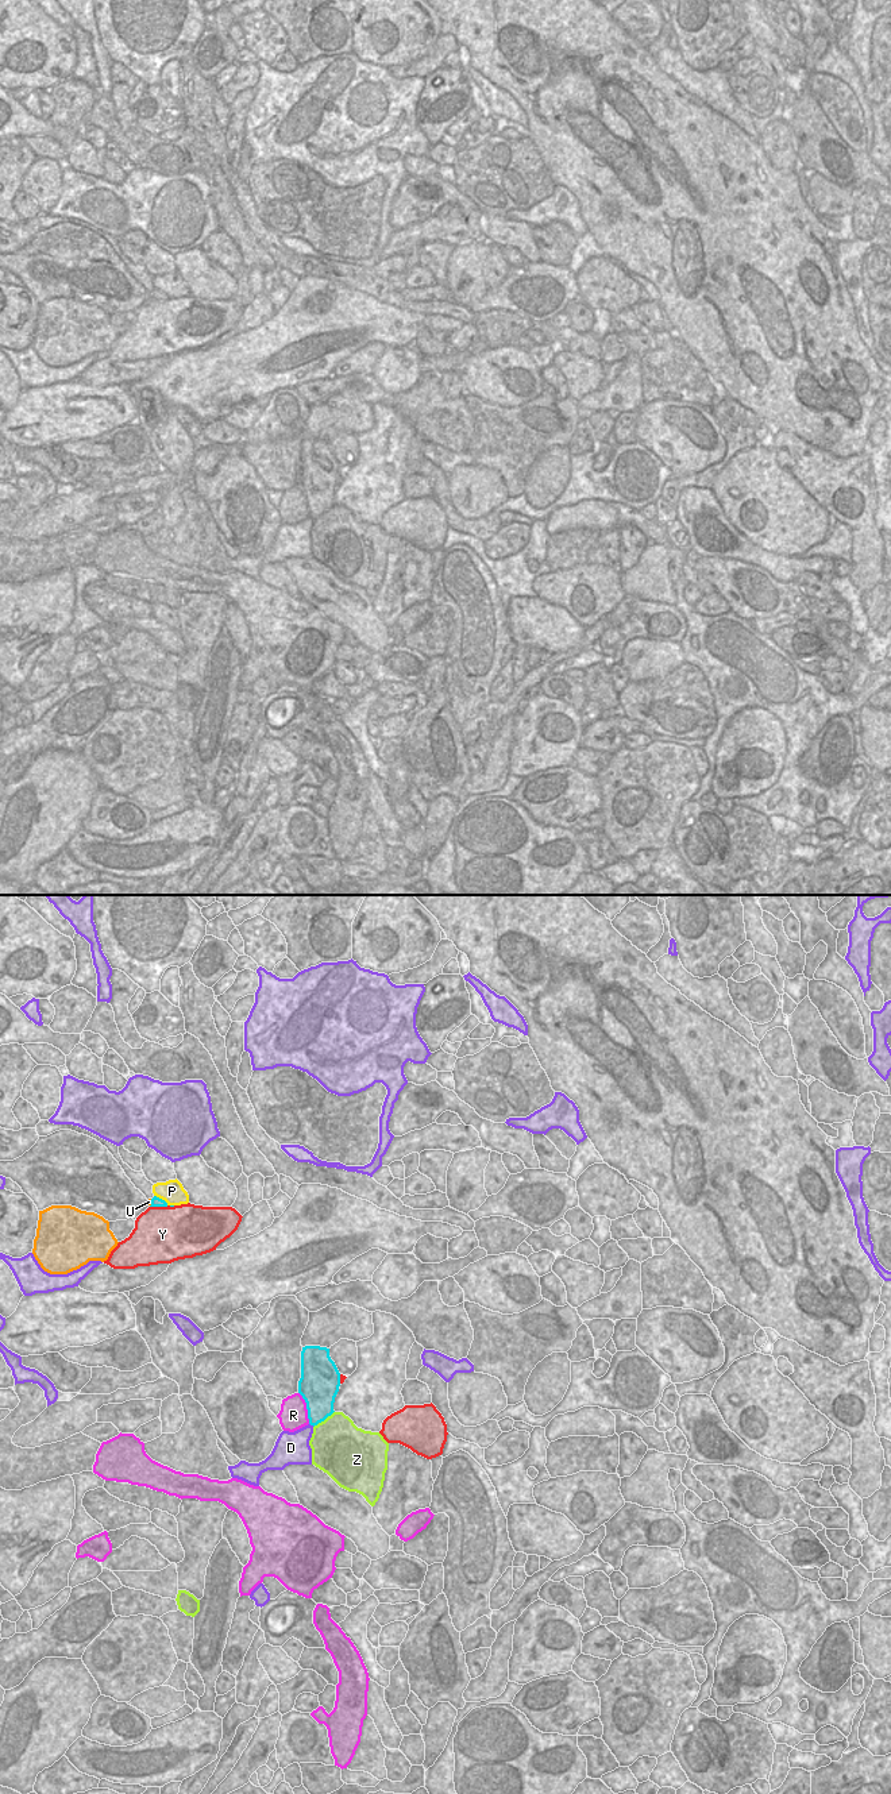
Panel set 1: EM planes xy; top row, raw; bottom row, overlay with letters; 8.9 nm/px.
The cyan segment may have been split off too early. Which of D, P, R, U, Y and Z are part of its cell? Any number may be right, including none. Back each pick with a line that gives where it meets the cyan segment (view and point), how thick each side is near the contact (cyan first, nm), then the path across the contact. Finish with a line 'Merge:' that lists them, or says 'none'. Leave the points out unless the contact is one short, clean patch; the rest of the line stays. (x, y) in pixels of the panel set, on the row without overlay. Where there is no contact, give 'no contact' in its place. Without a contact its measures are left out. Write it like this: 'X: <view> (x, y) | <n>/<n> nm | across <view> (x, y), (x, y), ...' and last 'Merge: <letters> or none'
U: xy (151, 296) | 100/30 nm | across xy (155, 294), (151, 296), (149, 294)
Merge: U

